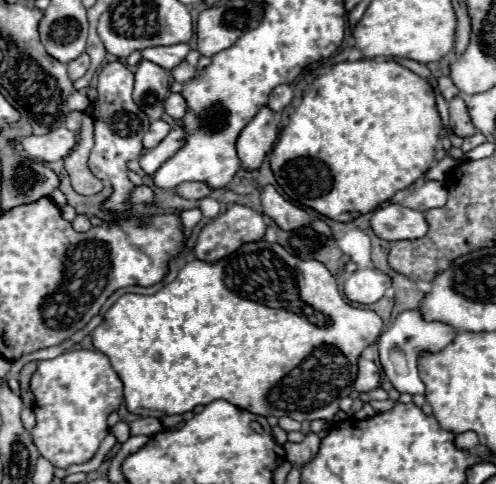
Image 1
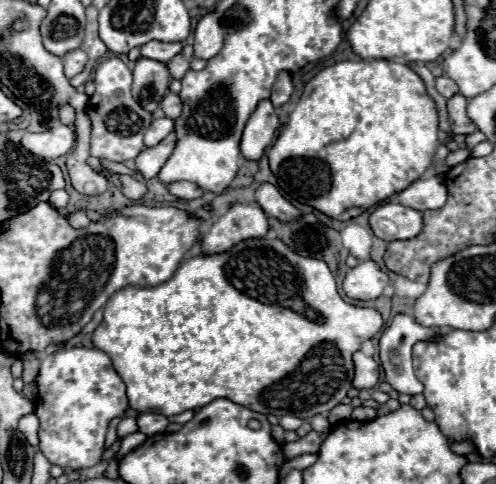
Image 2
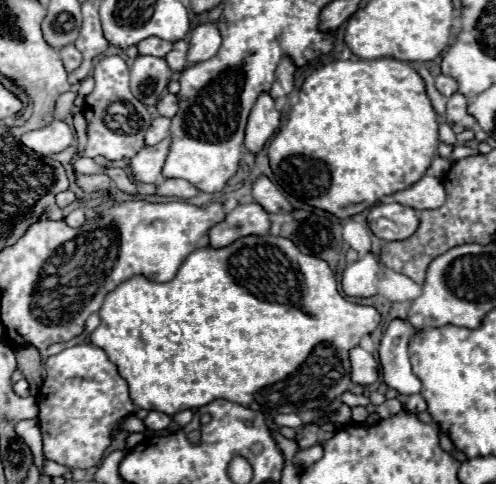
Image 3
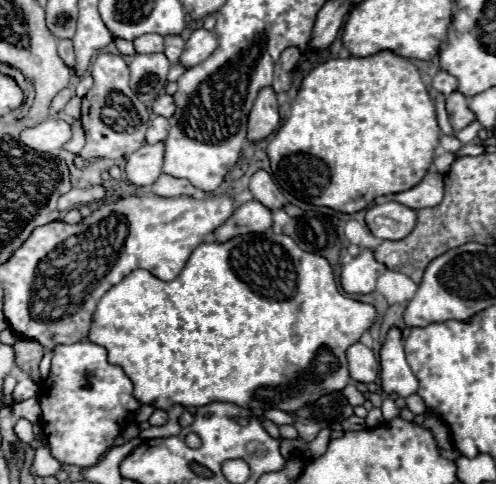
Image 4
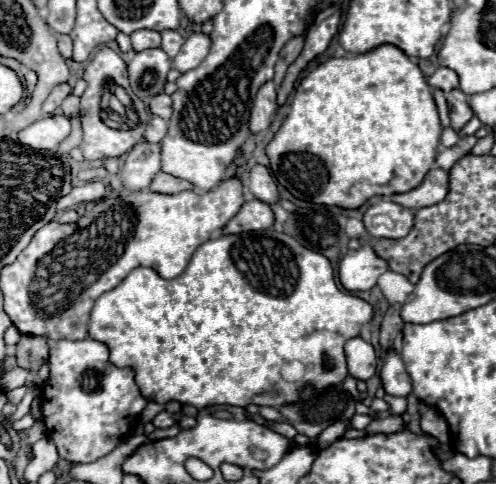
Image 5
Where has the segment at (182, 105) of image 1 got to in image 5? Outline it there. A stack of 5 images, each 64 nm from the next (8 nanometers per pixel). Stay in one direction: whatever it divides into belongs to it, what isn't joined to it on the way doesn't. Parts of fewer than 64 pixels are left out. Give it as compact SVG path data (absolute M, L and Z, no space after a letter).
M156 94L150 98L150 110L152 114L168 120L172 116L172 98L168 94Z

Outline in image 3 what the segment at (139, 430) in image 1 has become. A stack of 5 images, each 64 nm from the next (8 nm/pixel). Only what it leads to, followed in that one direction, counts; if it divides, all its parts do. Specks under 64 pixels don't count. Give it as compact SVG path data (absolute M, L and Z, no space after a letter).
M148 412L148 416L144 418L144 426L146 430L152 430L152 432L158 432L158 430L164 430L168 428L168 424L172 422L172 418L168 414L162 414L162 412Z

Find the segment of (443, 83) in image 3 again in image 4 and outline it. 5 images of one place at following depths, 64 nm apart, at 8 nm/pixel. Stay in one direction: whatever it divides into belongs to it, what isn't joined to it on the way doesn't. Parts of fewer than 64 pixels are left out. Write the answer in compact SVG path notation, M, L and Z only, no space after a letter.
M440 70L440 72L432 78L432 88L434 88L434 90L438 90L440 94L444 94L444 96L452 94L452 92L456 90L456 86L458 86L456 78L454 78L454 76L450 76L448 72L442 72L442 70Z

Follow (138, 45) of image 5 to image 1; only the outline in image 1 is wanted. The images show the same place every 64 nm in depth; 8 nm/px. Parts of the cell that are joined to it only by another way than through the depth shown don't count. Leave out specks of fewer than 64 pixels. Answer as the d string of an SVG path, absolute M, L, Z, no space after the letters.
M176 44L176 46L156 46L156 48L146 48L142 52L144 60L150 60L158 66L162 66L164 70L172 70L178 64L182 64L190 52L190 44Z

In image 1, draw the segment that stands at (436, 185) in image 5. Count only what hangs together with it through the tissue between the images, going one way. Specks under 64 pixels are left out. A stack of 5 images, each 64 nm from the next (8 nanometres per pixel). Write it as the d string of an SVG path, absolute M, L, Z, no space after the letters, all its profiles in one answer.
M424 182L414 194L410 194L404 200L404 206L418 210L418 212L426 212L430 208L440 208L444 206L448 200L448 190L444 184L440 182Z

